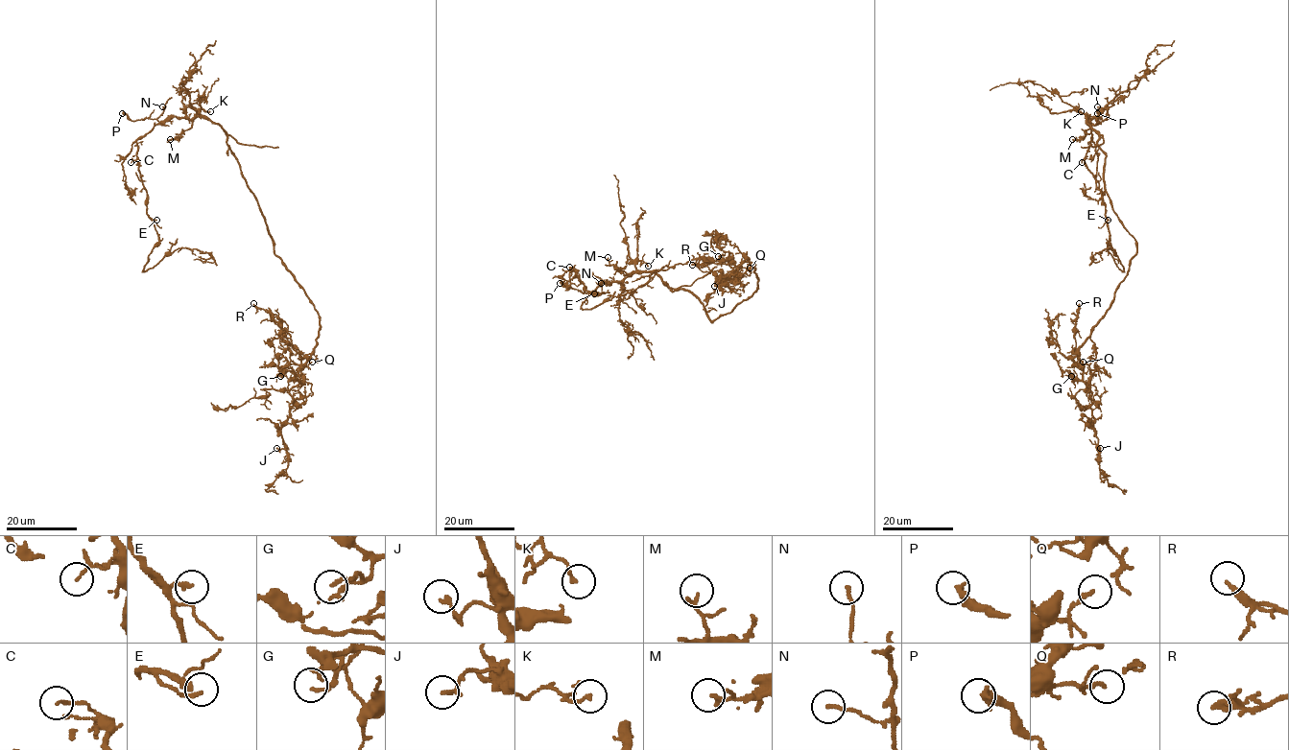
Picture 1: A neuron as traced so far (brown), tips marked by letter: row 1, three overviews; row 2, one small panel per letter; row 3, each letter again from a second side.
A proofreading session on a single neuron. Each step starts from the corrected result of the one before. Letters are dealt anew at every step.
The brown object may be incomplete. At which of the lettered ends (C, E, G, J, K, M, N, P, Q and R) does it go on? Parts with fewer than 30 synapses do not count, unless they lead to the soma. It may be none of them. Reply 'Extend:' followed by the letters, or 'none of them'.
Extend: none of them

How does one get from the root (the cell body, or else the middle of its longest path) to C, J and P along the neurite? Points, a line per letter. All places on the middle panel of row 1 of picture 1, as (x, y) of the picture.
C: (680, 289), (673, 291), (653, 272), (603, 282), (592, 275), (575, 276), (575, 269), (569, 267)
J: (680, 289), (696, 297), (713, 321), (756, 291), (754, 267), (747, 259), (730, 276), (714, 286)
P: (680, 289), (673, 291), (653, 272), (636, 272), (620, 281), (603, 282), (589, 292), (560, 283)

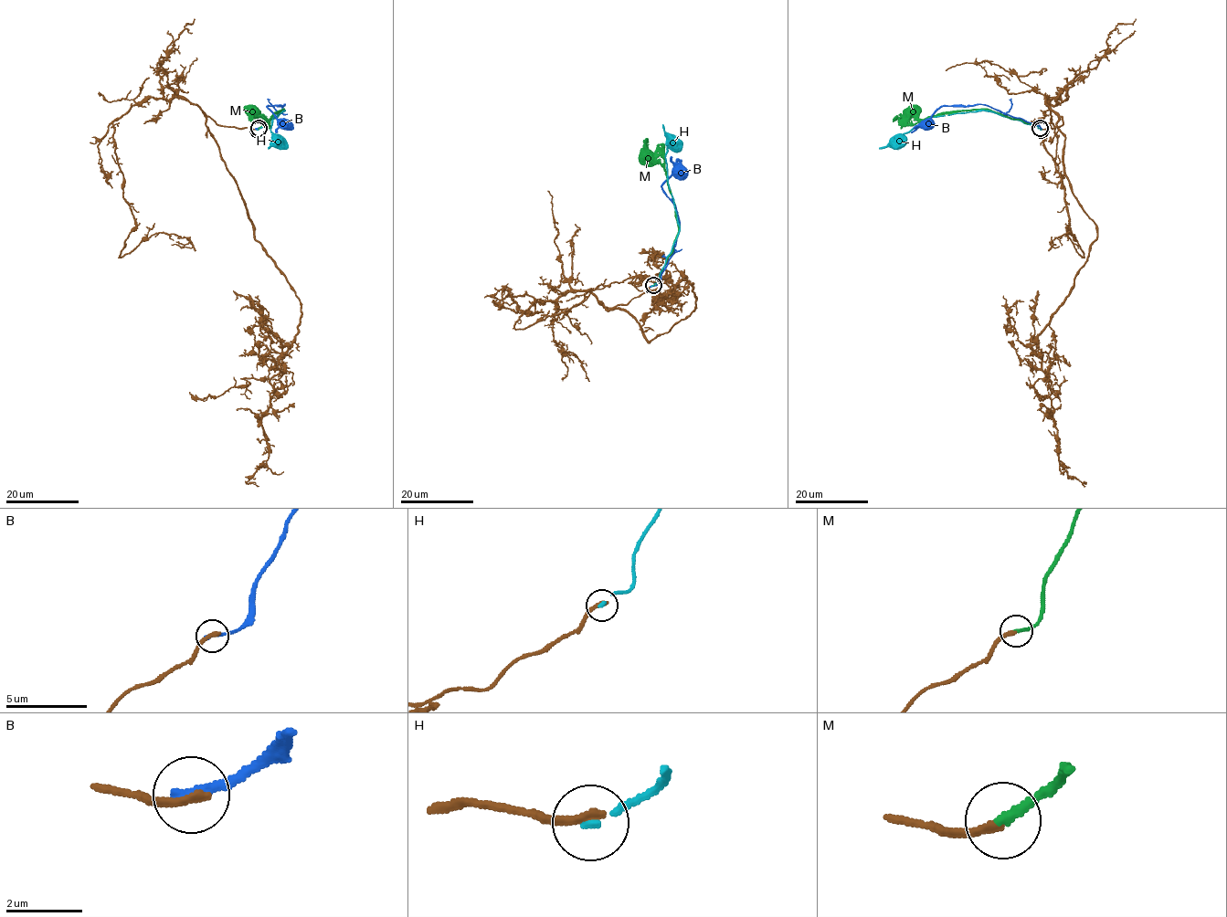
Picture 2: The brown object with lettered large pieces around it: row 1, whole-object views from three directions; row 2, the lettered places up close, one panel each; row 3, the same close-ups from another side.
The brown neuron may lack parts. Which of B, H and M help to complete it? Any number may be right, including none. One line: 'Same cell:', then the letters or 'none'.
Same cell: M

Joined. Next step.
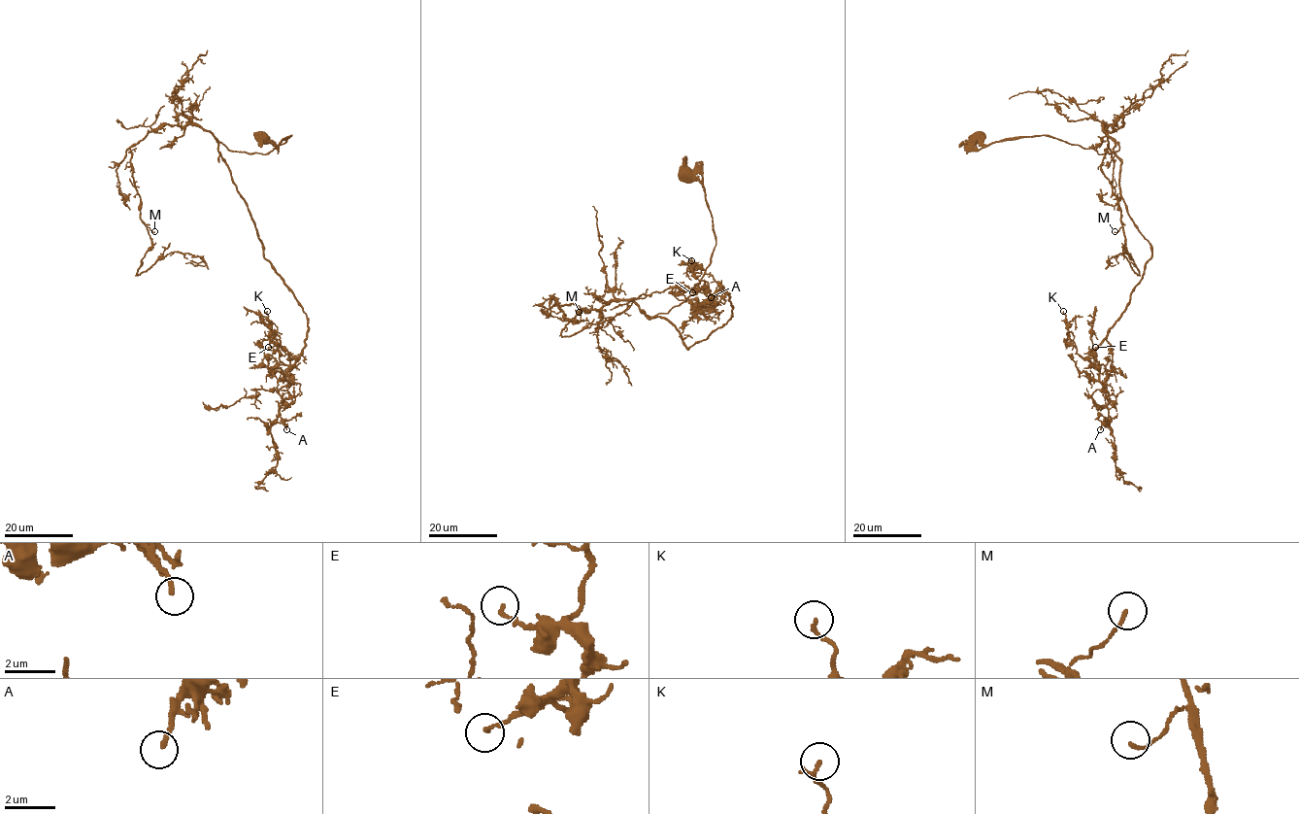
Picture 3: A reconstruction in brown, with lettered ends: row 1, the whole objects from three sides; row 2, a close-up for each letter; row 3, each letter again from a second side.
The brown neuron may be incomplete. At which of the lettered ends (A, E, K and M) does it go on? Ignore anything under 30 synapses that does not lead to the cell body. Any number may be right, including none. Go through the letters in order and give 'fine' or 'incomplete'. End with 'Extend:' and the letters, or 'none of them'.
A: incomplete
E: fine
K: fine
M: fine
Extend: A

